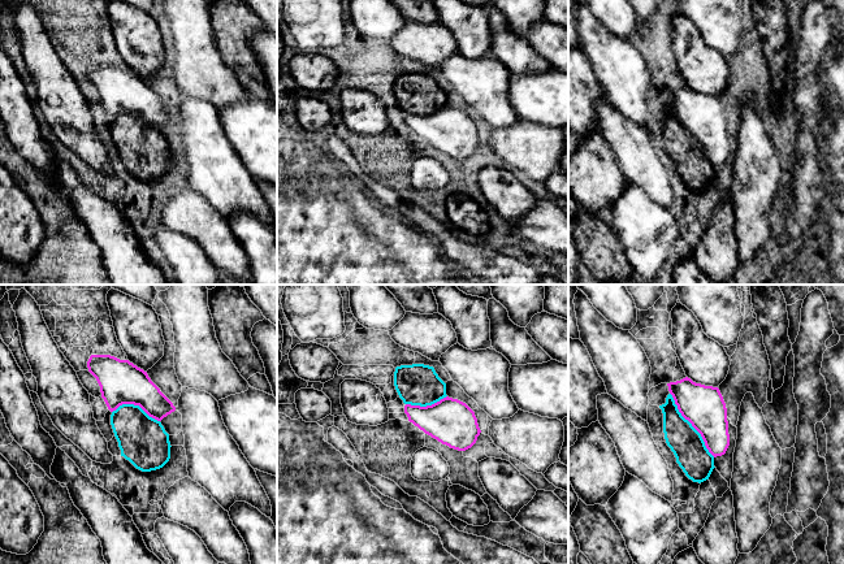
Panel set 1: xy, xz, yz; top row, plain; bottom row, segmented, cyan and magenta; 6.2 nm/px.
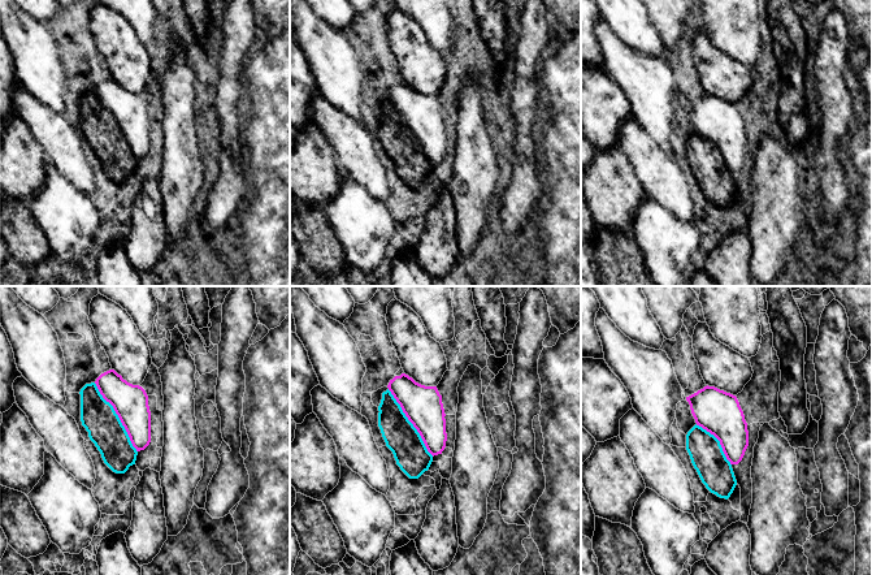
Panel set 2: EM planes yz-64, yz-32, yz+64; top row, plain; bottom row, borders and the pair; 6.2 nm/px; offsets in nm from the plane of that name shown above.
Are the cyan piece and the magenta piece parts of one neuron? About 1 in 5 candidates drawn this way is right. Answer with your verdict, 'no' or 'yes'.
no

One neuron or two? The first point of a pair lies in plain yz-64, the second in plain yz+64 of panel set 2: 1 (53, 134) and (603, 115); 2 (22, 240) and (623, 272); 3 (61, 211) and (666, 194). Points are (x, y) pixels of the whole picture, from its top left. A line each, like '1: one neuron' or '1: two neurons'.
1: two neurons
2: one neuron
3: two neurons

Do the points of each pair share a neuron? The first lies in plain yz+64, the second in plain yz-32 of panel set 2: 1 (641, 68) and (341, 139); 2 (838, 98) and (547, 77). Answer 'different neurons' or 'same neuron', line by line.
1: different neurons
2: different neurons

